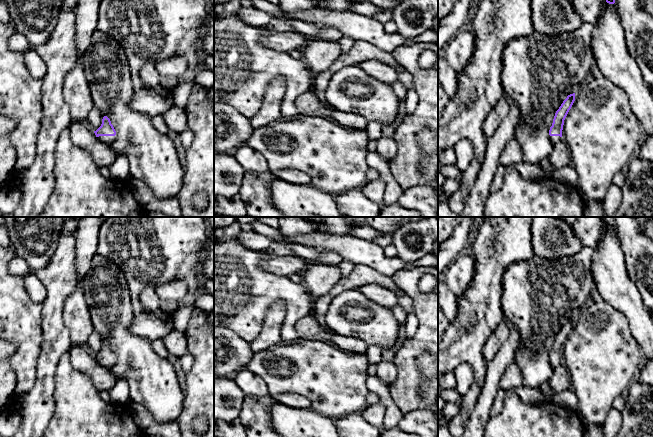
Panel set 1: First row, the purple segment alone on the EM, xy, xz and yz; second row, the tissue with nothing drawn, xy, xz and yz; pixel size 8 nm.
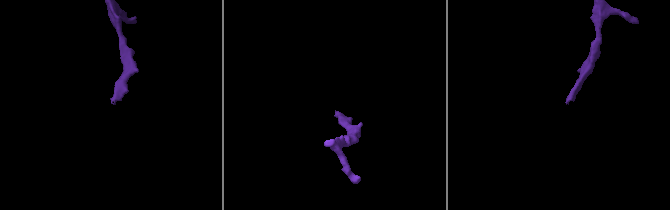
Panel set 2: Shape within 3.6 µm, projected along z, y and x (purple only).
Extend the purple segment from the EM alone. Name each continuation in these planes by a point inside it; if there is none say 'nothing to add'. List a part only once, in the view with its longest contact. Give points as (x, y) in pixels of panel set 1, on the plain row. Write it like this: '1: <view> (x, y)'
1: xy (107, 363)

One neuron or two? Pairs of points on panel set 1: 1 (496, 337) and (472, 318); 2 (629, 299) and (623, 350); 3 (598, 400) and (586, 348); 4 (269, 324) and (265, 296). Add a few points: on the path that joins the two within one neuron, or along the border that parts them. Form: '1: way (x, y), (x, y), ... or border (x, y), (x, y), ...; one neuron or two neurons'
1: border (496, 328), (483, 348), (483, 355); two neurons
2: border (609, 303), (625, 316), (630, 332), (636, 340); two neurons
3: way (596, 387), (592, 380), (590, 361); one neuron
4: border (282, 301), (273, 303), (267, 310), (259, 333); two neurons

